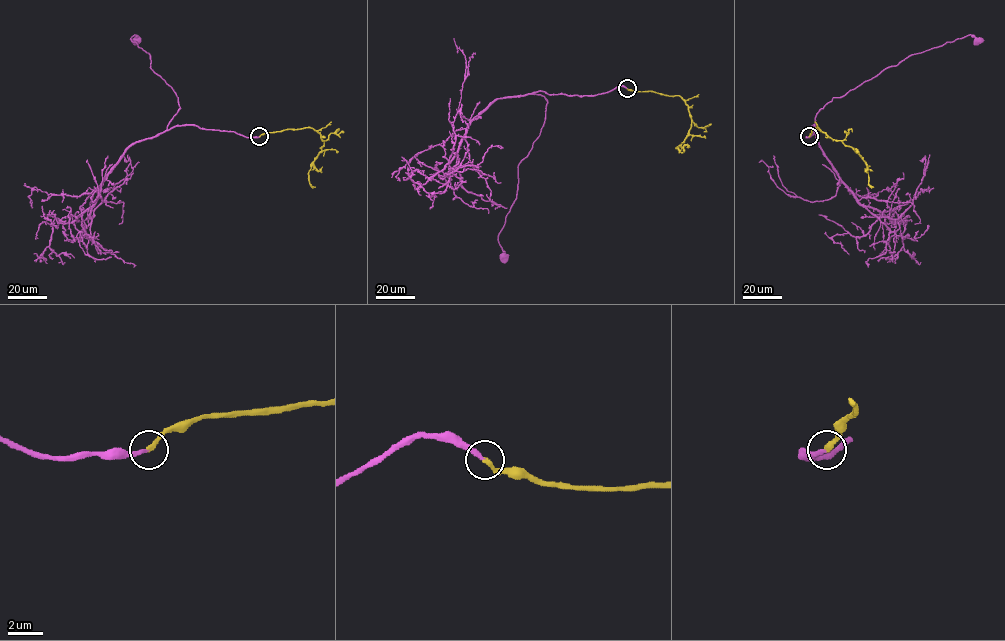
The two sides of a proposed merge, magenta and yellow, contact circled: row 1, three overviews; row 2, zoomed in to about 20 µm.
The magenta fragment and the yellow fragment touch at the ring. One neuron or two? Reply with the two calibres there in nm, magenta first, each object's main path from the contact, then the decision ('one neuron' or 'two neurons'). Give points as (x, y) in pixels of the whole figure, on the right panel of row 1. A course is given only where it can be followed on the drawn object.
240/280 nm | magenta via (809, 136), (816, 131), (811, 127), (814, 131), (817, 112), (833, 98), (914, 54), (969, 34), (977, 41) | yellow via (809, 136), (816, 127), (851, 147), (866, 164), (869, 184), (873, 187) | one neuron

